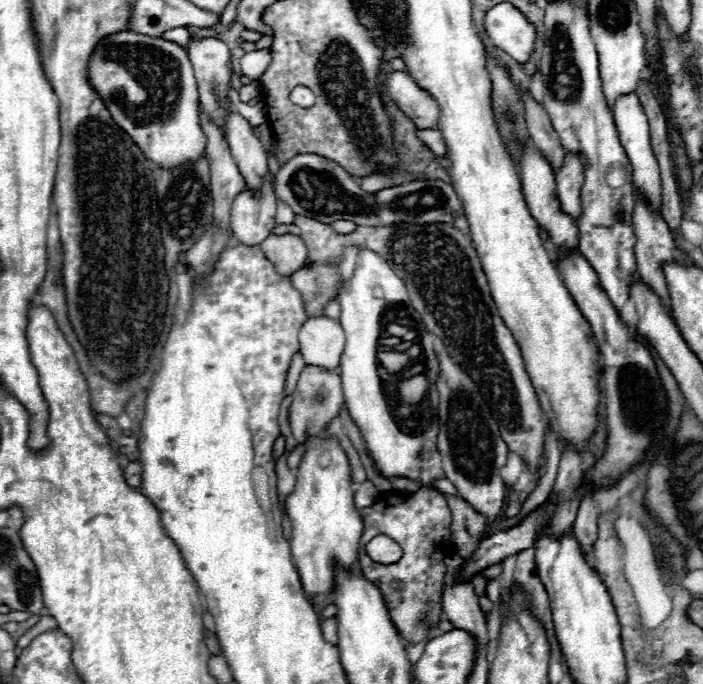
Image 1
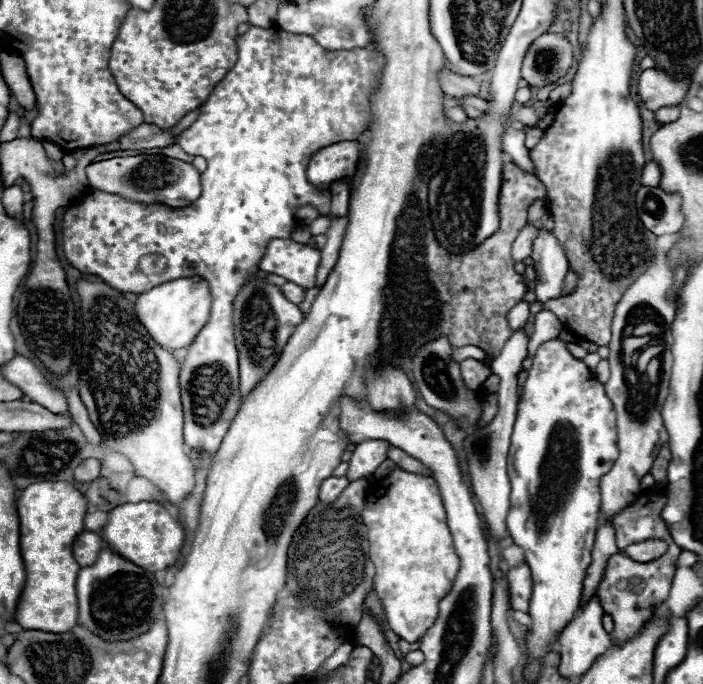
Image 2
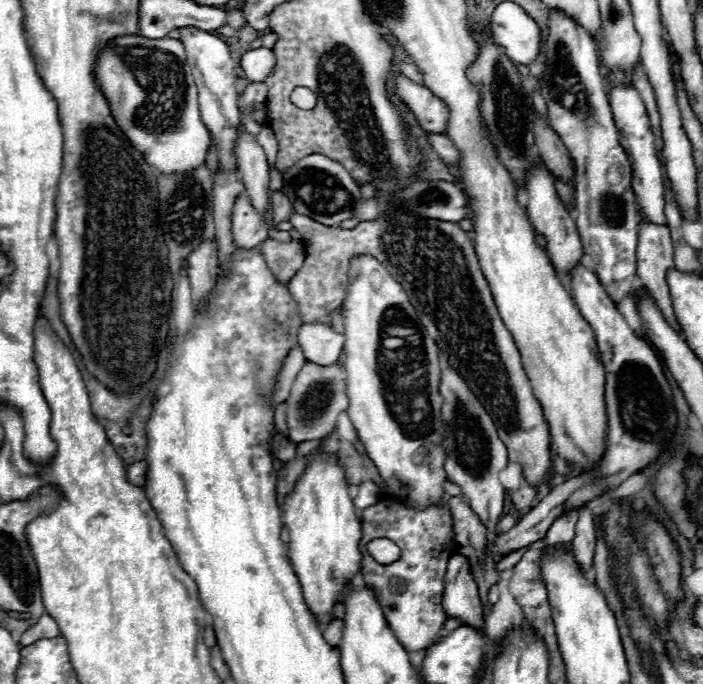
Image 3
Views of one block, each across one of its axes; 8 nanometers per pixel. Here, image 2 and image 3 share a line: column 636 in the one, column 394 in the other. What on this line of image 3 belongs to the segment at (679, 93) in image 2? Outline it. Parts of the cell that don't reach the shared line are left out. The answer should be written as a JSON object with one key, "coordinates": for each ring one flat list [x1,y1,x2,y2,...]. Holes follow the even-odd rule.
{"coordinates":[[398,76,394,80,394,88,400,100,406,104,406,108,416,116,422,130,440,132,440,134,446,130,448,110,438,96,430,94,430,90,412,82,406,76]]}

